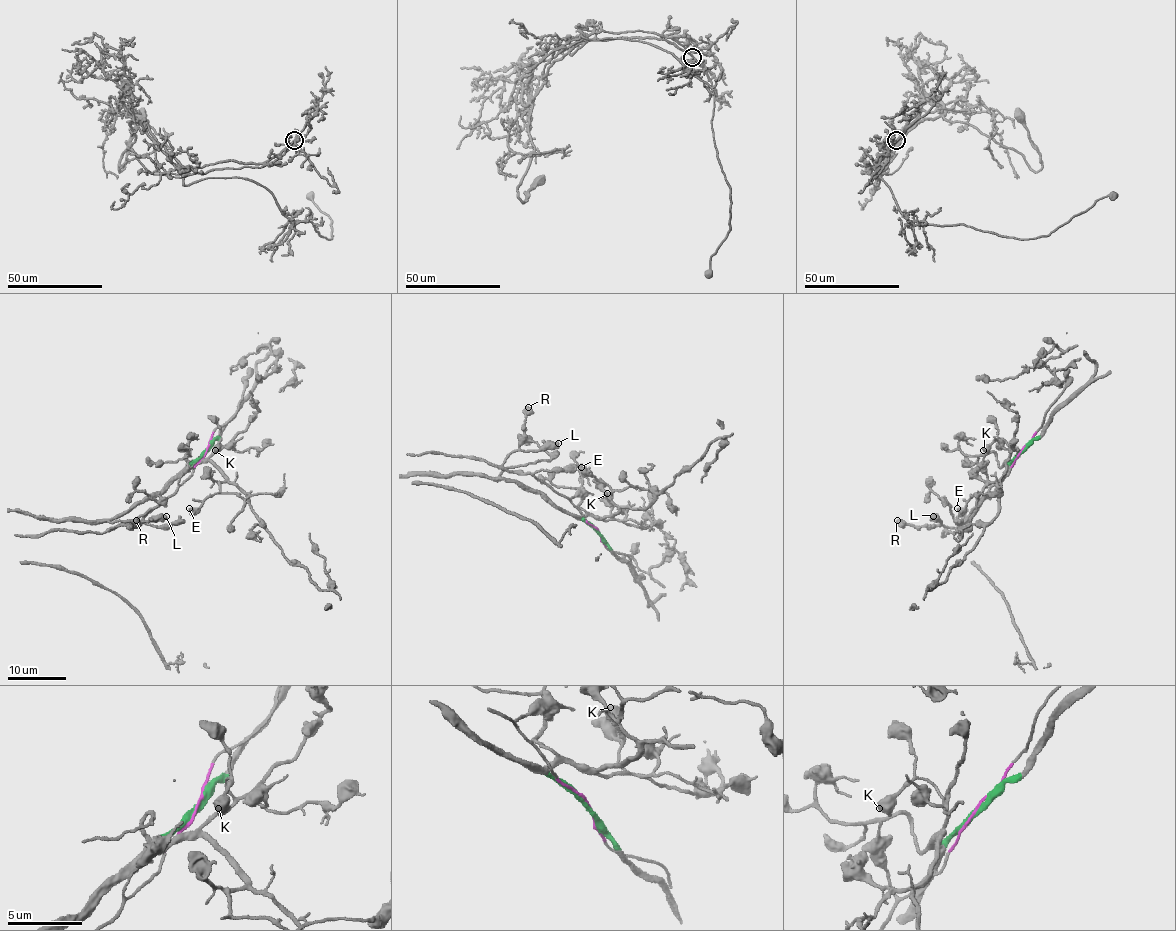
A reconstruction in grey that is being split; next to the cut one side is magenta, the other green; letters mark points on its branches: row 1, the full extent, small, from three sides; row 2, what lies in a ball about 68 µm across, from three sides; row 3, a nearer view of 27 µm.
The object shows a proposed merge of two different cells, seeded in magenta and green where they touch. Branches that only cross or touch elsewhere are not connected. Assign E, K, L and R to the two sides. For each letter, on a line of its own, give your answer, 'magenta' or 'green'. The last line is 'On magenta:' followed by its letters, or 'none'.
E: green
K: green
L: magenta
R: magenta
On magenta: L, R

